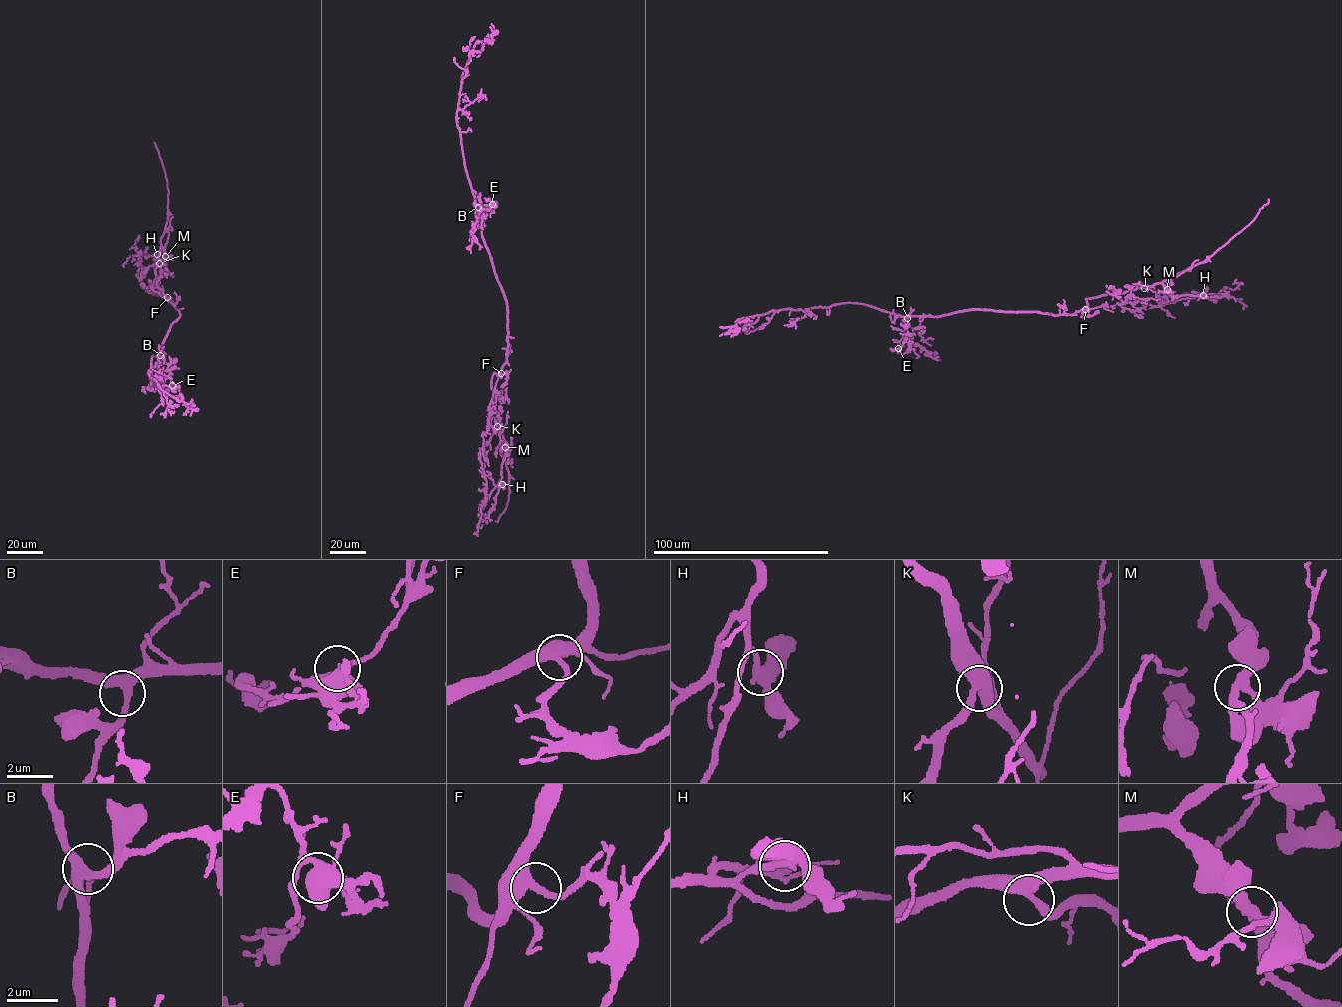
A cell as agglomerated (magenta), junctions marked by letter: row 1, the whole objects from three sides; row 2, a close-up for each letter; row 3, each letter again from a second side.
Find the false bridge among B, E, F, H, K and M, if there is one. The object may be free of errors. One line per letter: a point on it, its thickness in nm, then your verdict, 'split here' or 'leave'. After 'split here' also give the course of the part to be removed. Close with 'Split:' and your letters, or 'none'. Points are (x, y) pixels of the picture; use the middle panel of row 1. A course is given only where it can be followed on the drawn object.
B: place (478, 207); calibre 340 nm; leave
E: place (492, 204); calibre 400 nm; leave
F: place (501, 373); calibre 360 nm; leave
H: place (502, 484); calibre 360 nm; leave
K: place (497, 426); calibre 400 nm; leave
M: place (505, 447); calibre 340 nm; leave
Split: none

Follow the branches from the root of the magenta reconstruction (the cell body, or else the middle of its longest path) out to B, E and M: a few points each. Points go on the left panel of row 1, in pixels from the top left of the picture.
B: (178, 319), (171, 325), (159, 351), (160, 355)
E: (178, 319), (171, 325), (159, 351), (169, 364), (172, 385)
M: (178, 319), (177, 309), (157, 285), (159, 279), (154, 269), (165, 252), (165, 256)

